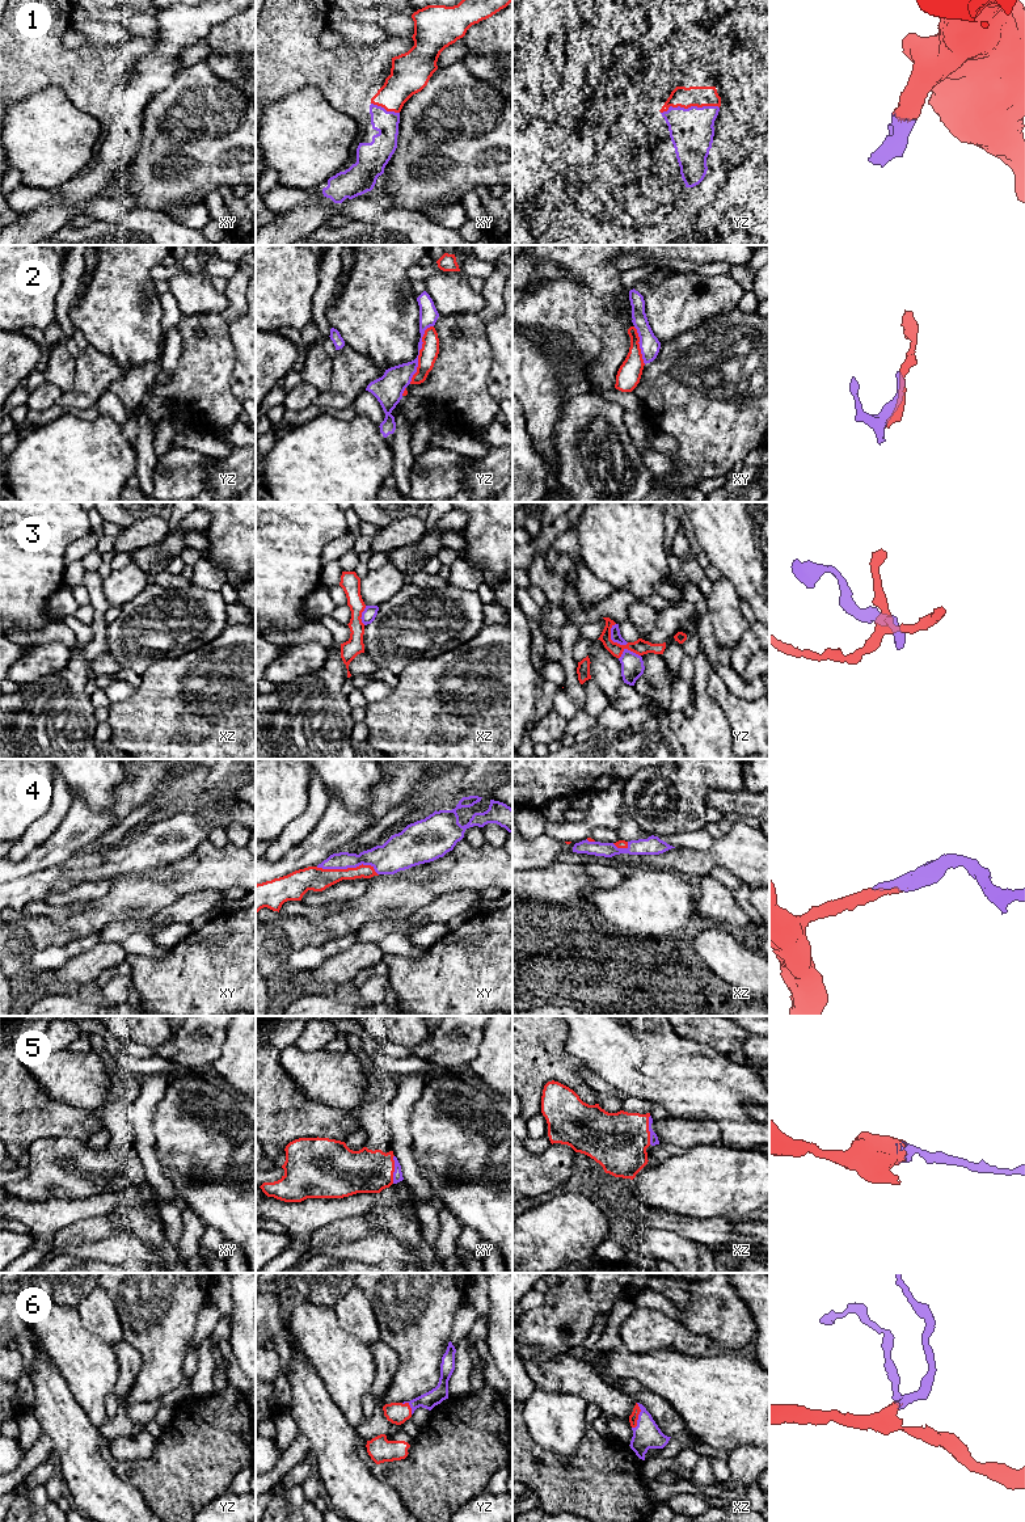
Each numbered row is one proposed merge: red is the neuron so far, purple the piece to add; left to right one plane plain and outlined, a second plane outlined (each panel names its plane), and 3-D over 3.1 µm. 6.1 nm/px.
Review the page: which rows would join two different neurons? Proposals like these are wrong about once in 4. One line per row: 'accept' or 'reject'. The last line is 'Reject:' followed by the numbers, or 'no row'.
1: accept
2: reject
3: reject
4: accept
5: accept
6: accept
Reject: 2, 3

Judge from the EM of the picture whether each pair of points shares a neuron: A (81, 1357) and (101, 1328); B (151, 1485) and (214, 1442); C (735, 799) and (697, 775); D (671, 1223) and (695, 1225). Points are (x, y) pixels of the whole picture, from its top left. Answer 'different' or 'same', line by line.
A: different
B: same
C: different
D: same

